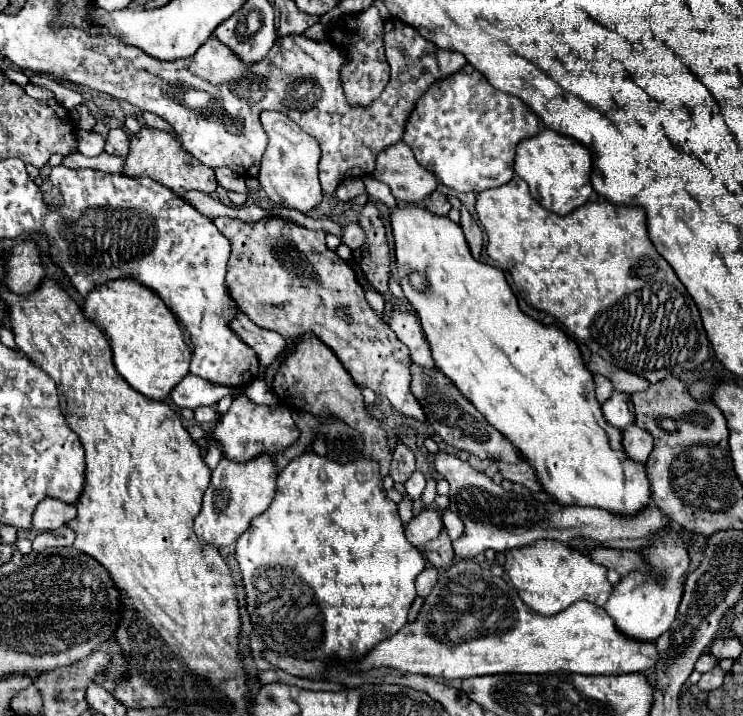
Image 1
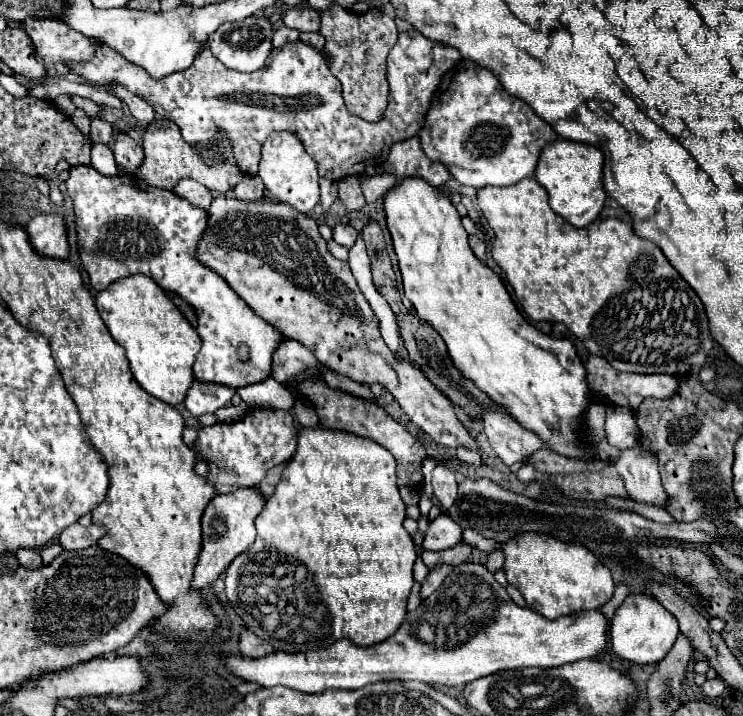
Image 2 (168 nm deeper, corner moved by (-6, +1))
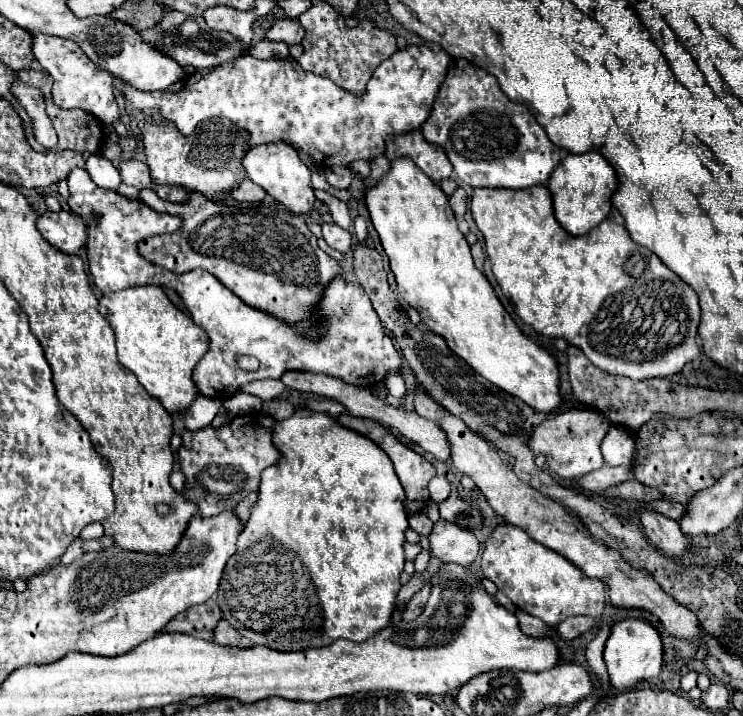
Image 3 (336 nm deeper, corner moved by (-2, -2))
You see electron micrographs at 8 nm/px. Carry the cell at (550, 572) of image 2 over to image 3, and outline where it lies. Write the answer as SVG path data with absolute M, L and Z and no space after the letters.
M508 523L492 529L482 553L482 573L510 597L518 609L542 619L546 625L558 625L566 617L576 615L600 617L604 611L606 585L600 583L600 579L584 577L568 559L532 541L520 527Z

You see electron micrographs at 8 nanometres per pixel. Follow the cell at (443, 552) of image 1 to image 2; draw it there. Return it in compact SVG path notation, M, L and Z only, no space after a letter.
M438 564L438 566L434 566L432 570L430 570L430 574L428 574L428 578L424 580L424 584L422 584L422 598L426 600L442 582L444 582L444 578L452 572L452 564Z

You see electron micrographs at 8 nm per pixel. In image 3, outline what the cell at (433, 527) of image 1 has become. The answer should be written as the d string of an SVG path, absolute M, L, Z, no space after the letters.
M436 521L430 533L432 555L442 563L456 563L470 567L478 555L478 539L468 531L450 521Z

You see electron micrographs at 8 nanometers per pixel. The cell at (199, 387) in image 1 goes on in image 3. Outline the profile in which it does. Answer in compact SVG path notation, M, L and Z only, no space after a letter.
M198 395L196 401L190 405L190 409L186 411L184 427L188 431L200 431L200 429L208 427L212 423L212 419L216 417L216 413L218 413L220 407L222 407L222 401Z

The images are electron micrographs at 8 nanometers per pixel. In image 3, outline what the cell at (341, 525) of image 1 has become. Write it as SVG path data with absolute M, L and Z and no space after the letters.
M304 407L296 409L294 415L290 415L288 419L274 423L272 443L280 451L282 457L276 465L262 471L258 501L242 533L238 535L236 553L228 559L224 567L220 589L216 591L222 617L252 643L268 645L270 649L276 649L276 651L302 651L310 647L324 647L324 645L334 643L336 639L348 639L348 641L358 641L358 643L366 641L390 623L396 593L402 587L400 573L404 571L404 541L406 541L404 533L408 531L408 513L404 507L404 499L406 499L404 489L400 489L400 481L396 481L392 461L388 461L388 455L368 437L340 425L336 419L332 419L326 413L316 413Z

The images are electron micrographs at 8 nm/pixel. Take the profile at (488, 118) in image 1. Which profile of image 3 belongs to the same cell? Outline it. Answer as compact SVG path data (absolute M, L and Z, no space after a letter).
M452 59L446 79L436 95L430 117L424 121L420 131L430 143L436 143L446 151L450 163L454 165L454 175L470 187L526 189L532 185L548 183L552 171L562 161L562 149L548 139L536 117L532 117L530 109L522 103L510 101L502 93L494 75L490 75L486 69L472 65L466 59Z

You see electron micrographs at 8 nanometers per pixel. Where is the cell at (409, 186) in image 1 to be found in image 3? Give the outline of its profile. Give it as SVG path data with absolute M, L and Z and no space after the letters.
M420 129L386 137L386 157L394 161L402 155L410 157L434 183L452 177L452 163L448 161L444 149L428 143Z

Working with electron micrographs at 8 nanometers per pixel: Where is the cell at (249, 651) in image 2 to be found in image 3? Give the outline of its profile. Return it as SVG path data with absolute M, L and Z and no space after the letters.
M224 619L218 621L218 625L214 627L214 641L220 645L236 645L236 647L252 645L246 637L240 637L240 633L236 633L236 629L232 629Z

